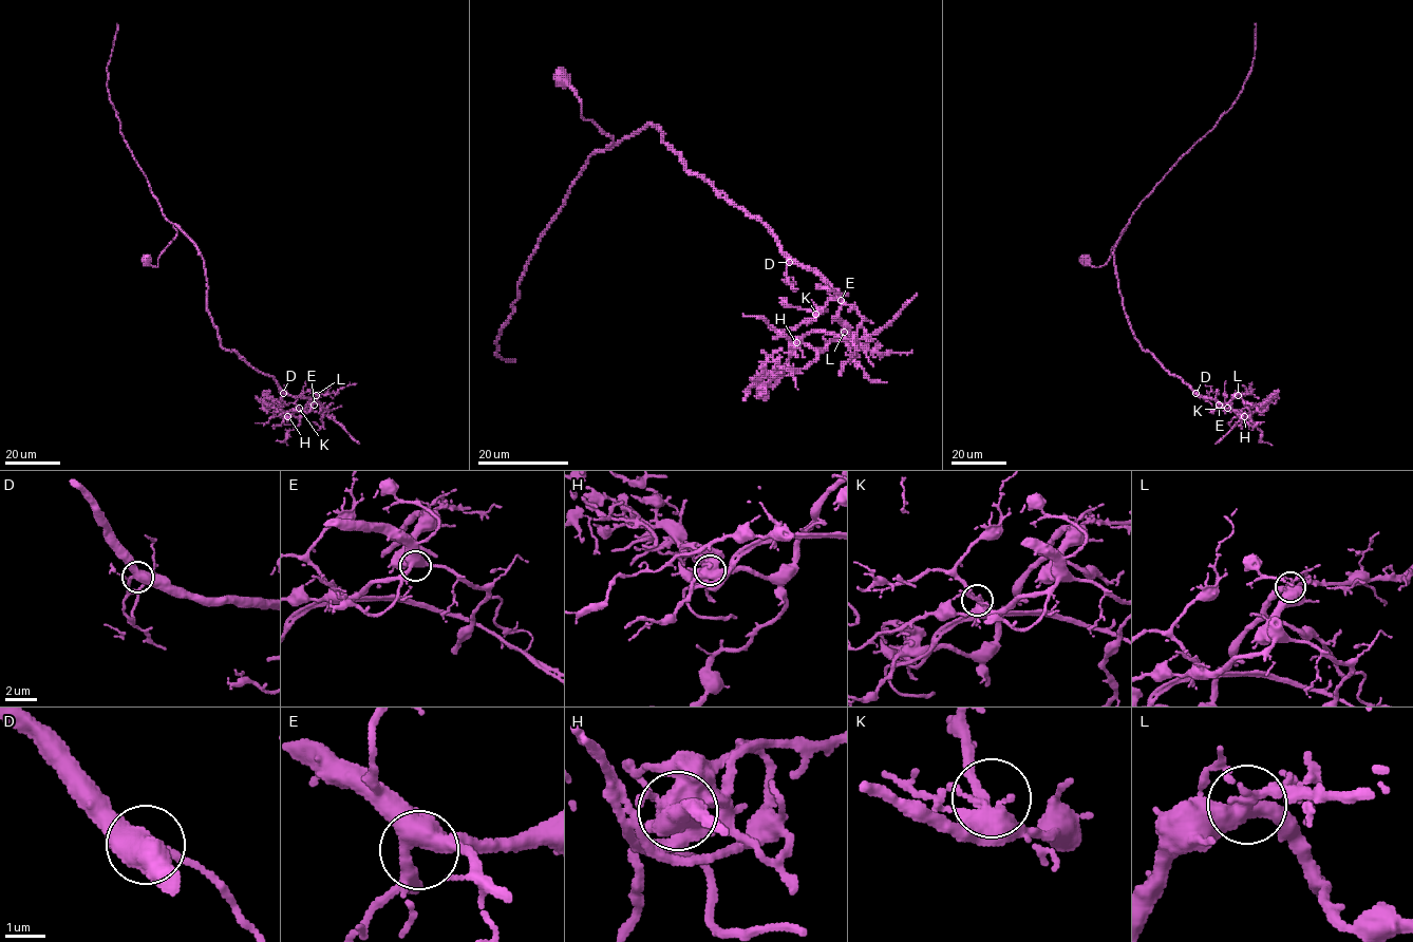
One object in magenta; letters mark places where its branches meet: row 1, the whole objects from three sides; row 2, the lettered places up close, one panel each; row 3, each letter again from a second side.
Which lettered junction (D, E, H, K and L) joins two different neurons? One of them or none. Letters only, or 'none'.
H

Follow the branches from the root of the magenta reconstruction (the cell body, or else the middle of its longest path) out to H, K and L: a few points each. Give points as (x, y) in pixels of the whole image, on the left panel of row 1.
H: (147, 260), (157, 266), (174, 224), (191, 241), (221, 346), (284, 392), (313, 403), (315, 396), (287, 416)
K: (147, 260), (157, 266), (174, 224), (204, 261), (221, 346), (313, 401), (299, 408)
L: (147, 260), (157, 266), (174, 224), (204, 261), (221, 346), (284, 392), (313, 403), (316, 395)

